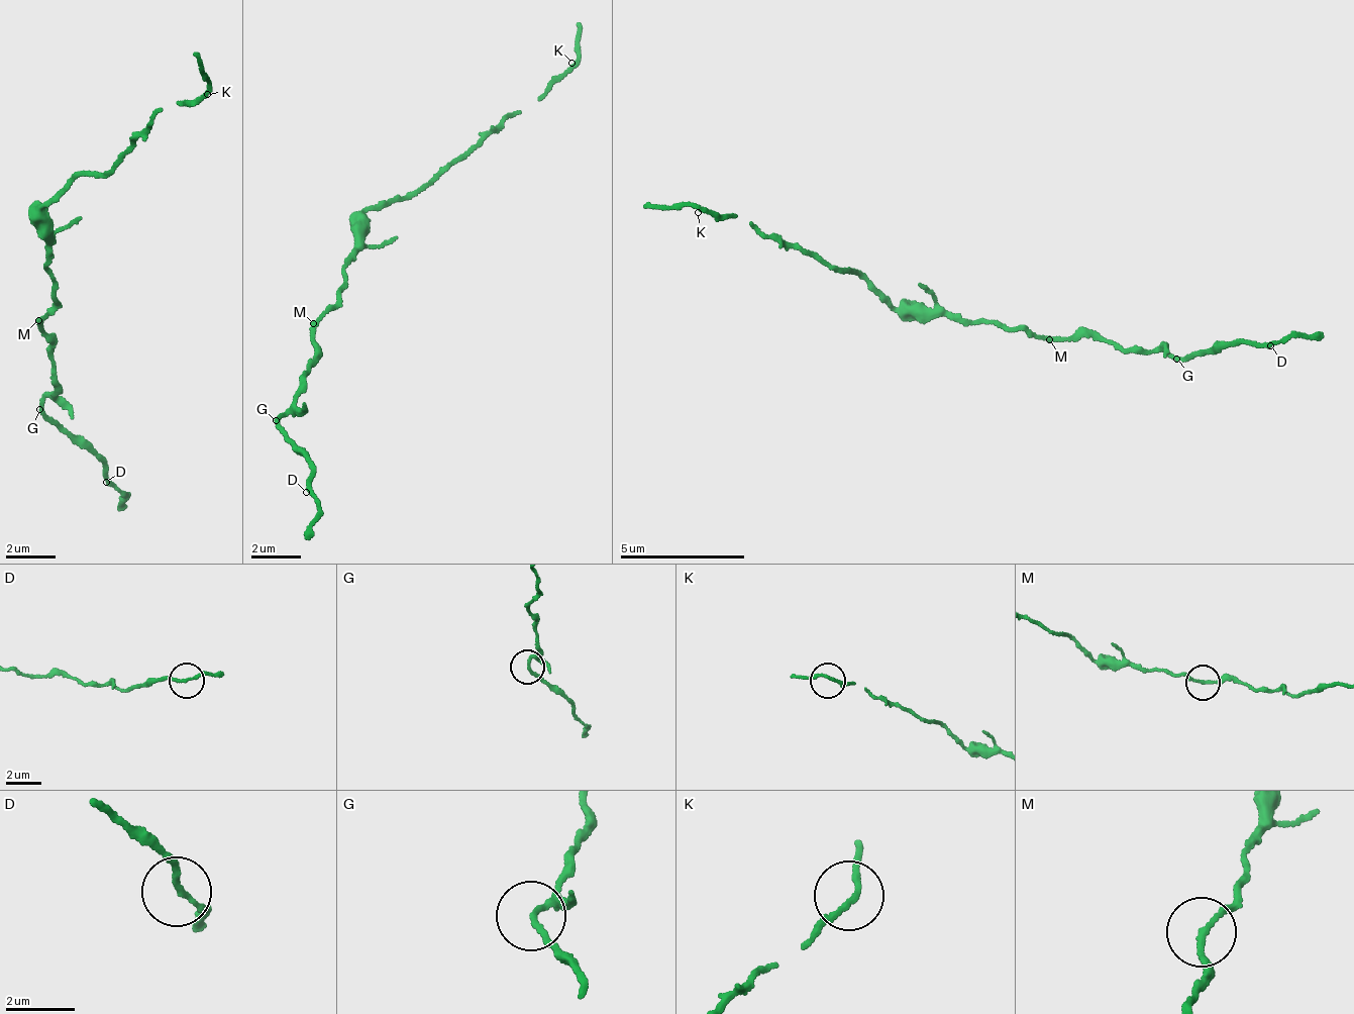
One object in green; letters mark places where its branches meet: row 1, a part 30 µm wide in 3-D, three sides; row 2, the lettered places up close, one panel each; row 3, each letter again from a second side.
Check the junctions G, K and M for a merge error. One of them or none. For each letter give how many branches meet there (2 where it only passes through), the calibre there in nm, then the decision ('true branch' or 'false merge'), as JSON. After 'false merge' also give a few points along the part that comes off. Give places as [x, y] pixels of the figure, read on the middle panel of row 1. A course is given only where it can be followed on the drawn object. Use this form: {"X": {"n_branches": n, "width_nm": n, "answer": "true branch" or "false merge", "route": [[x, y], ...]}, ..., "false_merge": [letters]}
{"G": {"n_branches": 3, "width_nm": 120, "answer": "true branch"}, "K": {"n_branches": 2, "width_nm": 160, "answer": "true branch"}, "M": {"n_branches": 2, "width_nm": 150, "answer": "true branch"}, "false_merge": []}

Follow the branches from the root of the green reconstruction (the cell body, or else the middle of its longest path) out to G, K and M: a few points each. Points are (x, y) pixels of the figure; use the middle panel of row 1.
G: (340, 269), (346, 289), (313, 329), (310, 375), (295, 392), (290, 411), (277, 420)
K: (340, 269), (355, 252), (355, 215), (405, 201), (421, 185), (433, 183), (507, 117), (545, 99), (571, 63)
M: (340, 269), (340, 274), (346, 279), (346, 289), (339, 292), (337, 299), (313, 323)

